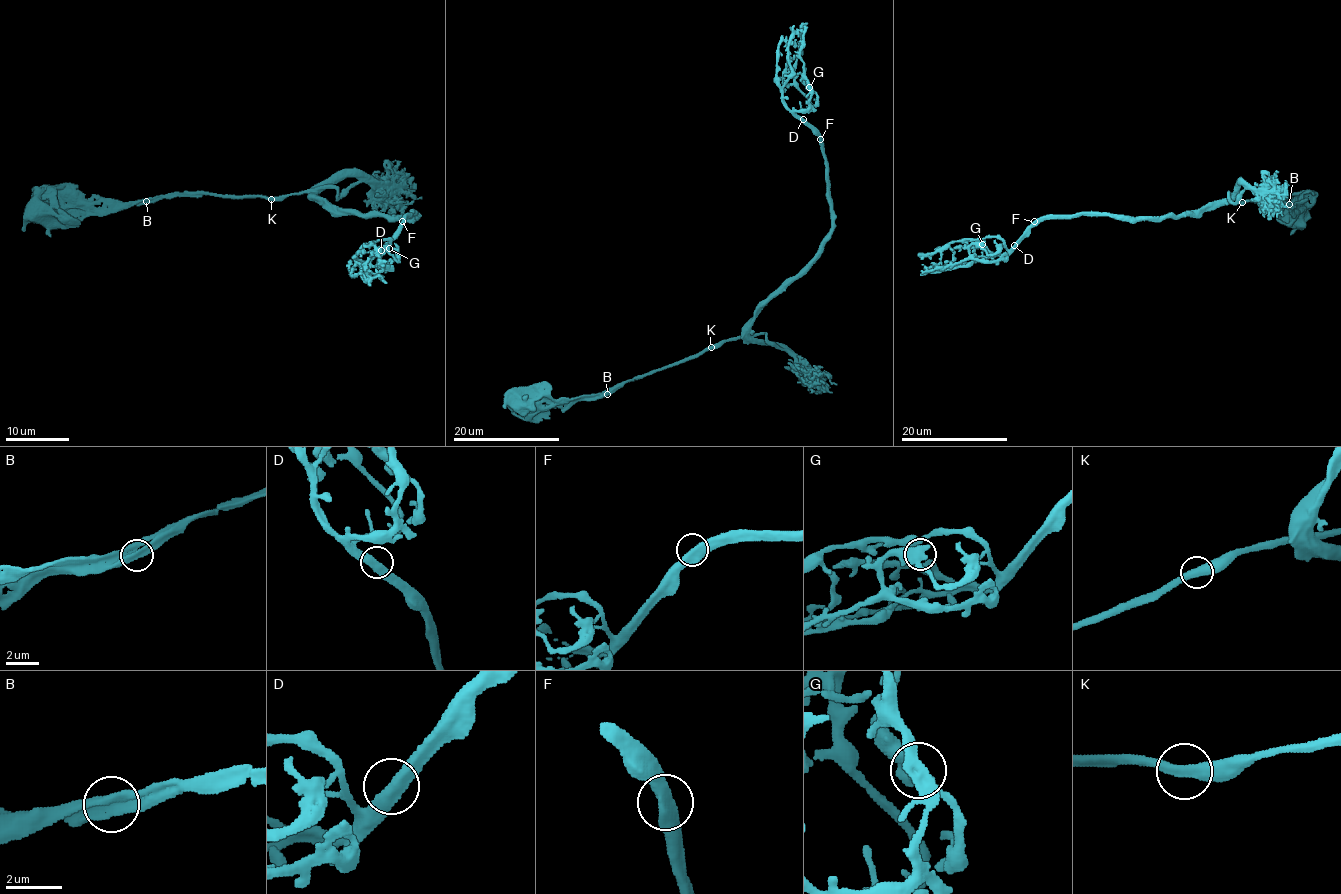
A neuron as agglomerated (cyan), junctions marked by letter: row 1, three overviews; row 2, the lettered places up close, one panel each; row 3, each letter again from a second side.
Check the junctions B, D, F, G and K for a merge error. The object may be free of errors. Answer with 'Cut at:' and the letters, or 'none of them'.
Cut at: none of them

